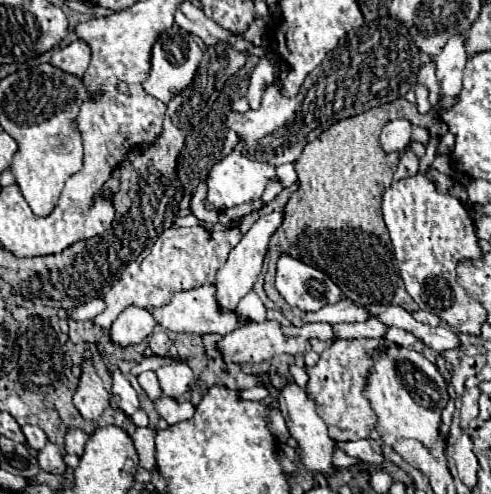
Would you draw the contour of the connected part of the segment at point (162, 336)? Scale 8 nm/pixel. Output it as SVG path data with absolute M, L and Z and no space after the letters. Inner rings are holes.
M157 329L157 331L153 331L149 337L147 337L147 343L149 343L149 347L151 347L151 351L155 353L155 355L167 355L169 353L169 349L171 349L171 339L167 337L167 333L163 331L163 329Z

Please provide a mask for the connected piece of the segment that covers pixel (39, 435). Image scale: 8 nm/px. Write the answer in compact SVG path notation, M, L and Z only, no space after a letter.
M23 425L23 433L25 433L25 437L27 437L29 447L33 447L35 451L43 449L43 445L47 443L45 431L43 431L41 427L37 427L37 425Z

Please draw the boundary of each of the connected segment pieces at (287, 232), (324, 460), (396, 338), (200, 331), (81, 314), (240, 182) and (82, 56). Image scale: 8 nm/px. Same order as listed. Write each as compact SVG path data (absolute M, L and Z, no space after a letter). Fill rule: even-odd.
M385 107L343 119L307 143L295 163L299 188L285 205L283 225L271 237L269 268L265 273L267 297L293 325L303 325L303 312L289 307L274 284L275 261L283 253L327 273L343 295L359 305L391 305L395 299L395 305L417 311L415 301L405 291L381 215L381 195L391 185L401 157L401 153L385 153L379 145L379 133L387 121Z
M289 383L287 387L283 387L281 393L279 393L279 405L281 405L281 413L287 421L291 437L297 439L299 457L301 457L301 463L305 465L305 469L311 471L311 473L321 473L325 477L333 475L335 467L331 463L331 457L333 457L333 451L335 451L335 441L327 435L327 425L317 415L315 403L307 397L303 387L299 387L297 383Z
M389 327L387 333L385 333L385 341L393 343L393 345L399 345L399 347L411 347L411 345L417 343L417 337L409 331L399 329L399 327Z
M205 285L189 291L179 291L171 299L171 303L153 309L151 311L157 319L157 323L169 331L181 331L181 333L195 333L195 335L205 335L205 333L219 333L227 335L233 329L241 327L247 319L241 317L237 311L221 311L217 297L215 297L215 285Z
M93 299L91 303L87 303L87 305L81 305L81 307L77 307L77 309L73 309L71 311L71 317L73 319L77 319L77 321L85 321L85 319L95 319L101 311L105 311L105 301L103 299Z
M239 143L223 161L213 165L213 169L209 171L209 177L207 177L207 187L209 187L207 207L215 207L217 211L223 211L227 207L235 207L235 205L241 205L245 201L255 201L255 199L261 197L261 193L265 191L265 185L273 177L275 177L275 167L261 163L261 161L249 161L243 155L243 145Z
M75 39L71 45L59 49L53 53L51 57L53 65L65 73L71 73L75 77L83 77L83 73L87 71L89 59L91 59L91 51L87 49L87 45L83 45L83 41Z

